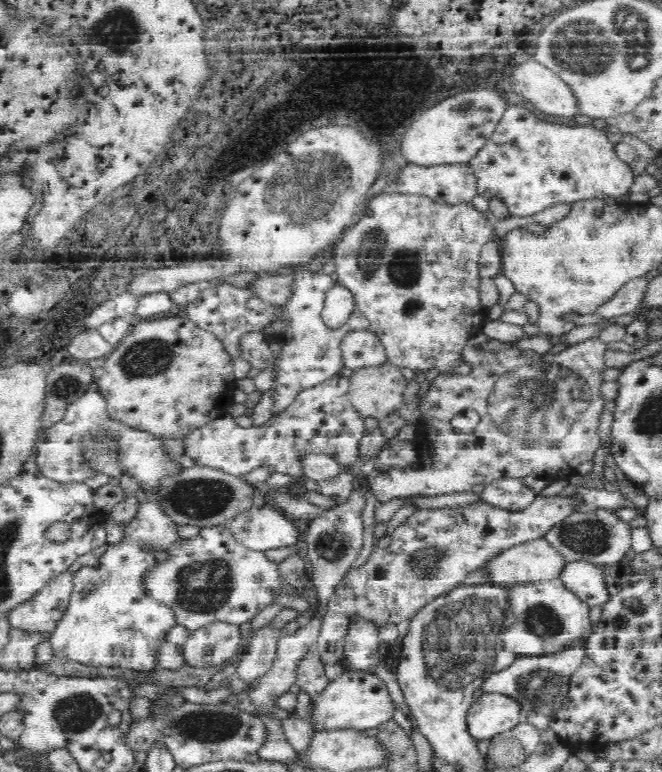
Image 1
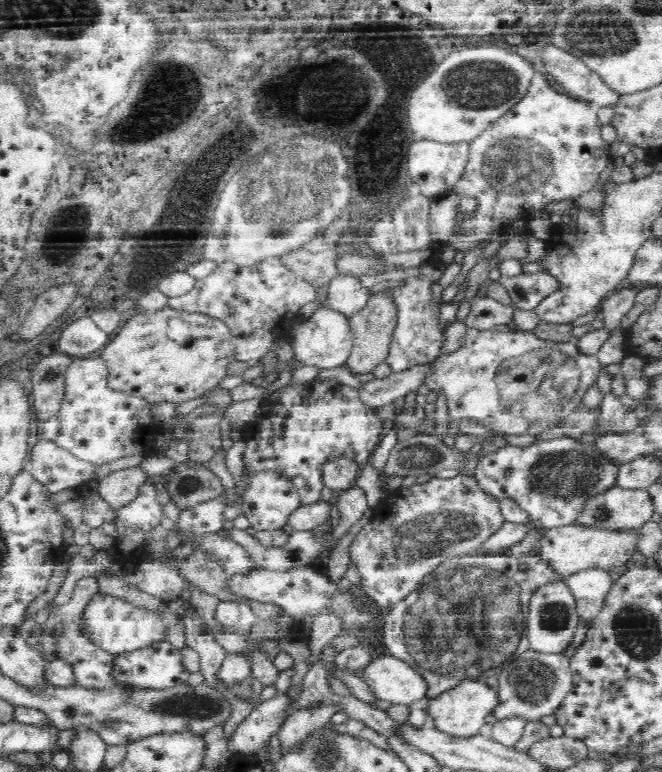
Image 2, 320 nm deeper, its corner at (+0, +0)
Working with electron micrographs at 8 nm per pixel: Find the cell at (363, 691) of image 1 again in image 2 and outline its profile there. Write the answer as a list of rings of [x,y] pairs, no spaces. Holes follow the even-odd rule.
[[[392,656],[375,658],[360,677],[375,700],[394,706],[415,706],[423,702],[426,682],[416,671]]]

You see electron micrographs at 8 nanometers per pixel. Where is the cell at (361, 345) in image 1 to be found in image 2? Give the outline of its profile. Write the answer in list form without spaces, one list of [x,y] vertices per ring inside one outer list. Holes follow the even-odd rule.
[[[336,276],[328,284],[324,306],[344,315],[348,322],[359,315],[371,301],[372,294],[363,288],[361,278]]]

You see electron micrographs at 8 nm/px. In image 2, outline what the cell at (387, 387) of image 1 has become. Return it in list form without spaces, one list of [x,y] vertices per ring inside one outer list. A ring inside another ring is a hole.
[[[382,293],[372,295],[368,306],[359,312],[359,315],[352,317],[349,323],[354,342],[350,358],[345,362],[345,368],[354,376],[372,374],[380,364],[387,363],[393,342],[393,332],[396,328],[396,307],[392,305],[390,299],[384,299]]]

